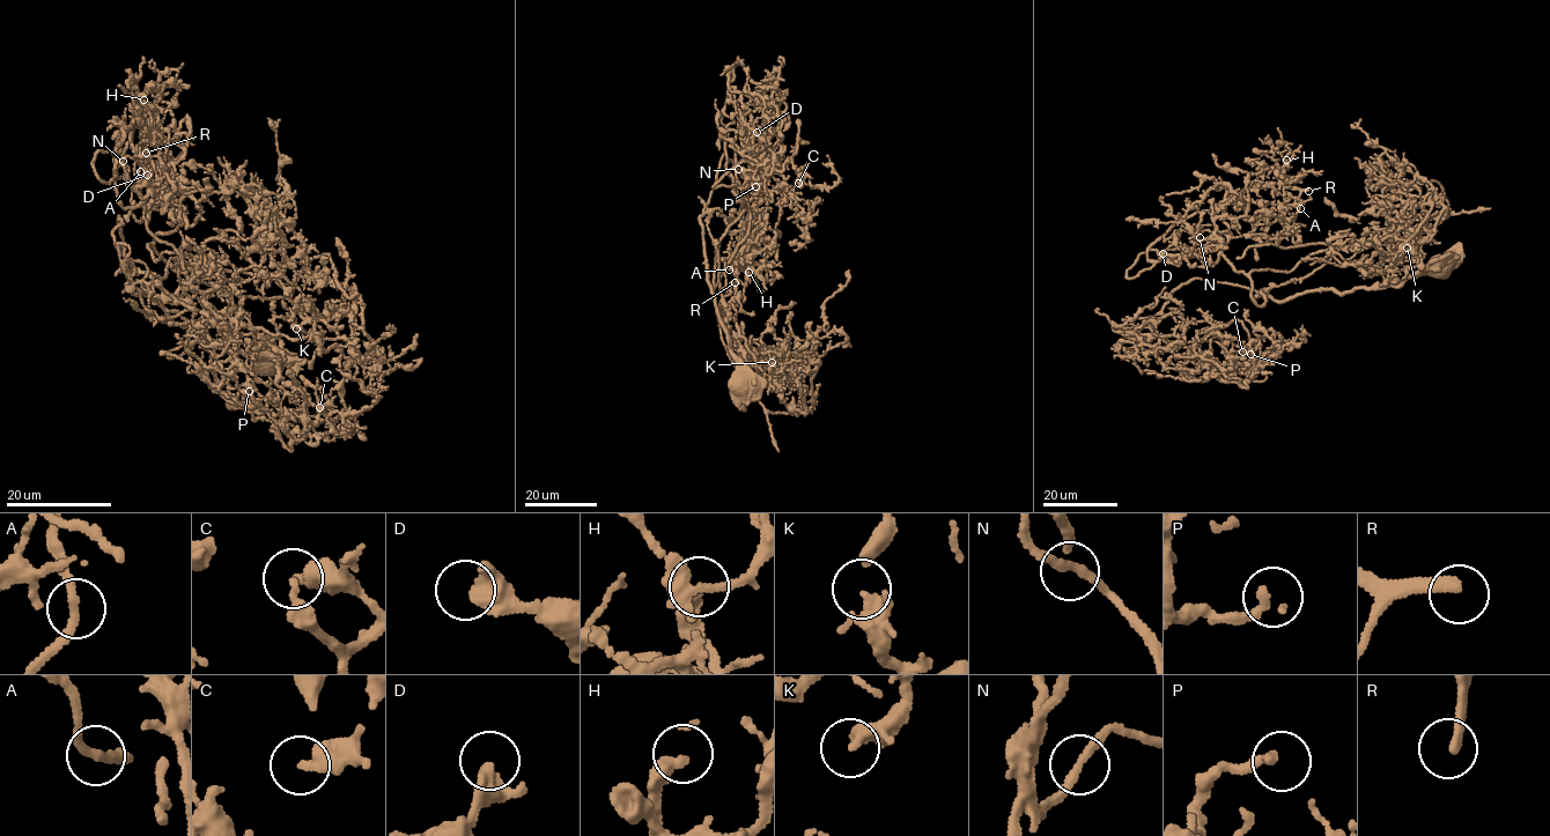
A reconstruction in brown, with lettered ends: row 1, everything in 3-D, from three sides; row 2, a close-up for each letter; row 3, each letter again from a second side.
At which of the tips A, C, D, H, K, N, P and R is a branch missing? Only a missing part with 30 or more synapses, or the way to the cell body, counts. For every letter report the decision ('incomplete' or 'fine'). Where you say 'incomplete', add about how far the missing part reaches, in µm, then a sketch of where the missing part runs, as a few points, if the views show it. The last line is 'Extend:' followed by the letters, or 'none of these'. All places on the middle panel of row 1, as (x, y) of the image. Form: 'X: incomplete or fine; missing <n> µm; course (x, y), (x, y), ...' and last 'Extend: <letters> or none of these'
A: fine
C: fine
D: fine
H: fine
K: fine
N: fine
P: fine
R: incomplete; missing 70 µm; course (735, 282), (738, 326), (725, 308), (739, 323), (751, 320), (761, 328), (787, 325), (794, 311), (810, 319)
Extend: R

